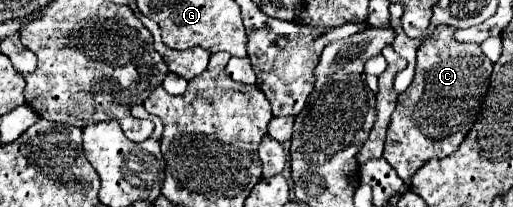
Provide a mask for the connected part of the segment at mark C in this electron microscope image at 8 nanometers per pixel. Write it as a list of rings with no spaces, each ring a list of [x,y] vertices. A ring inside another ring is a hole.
[[[439,26],[417,52],[417,70],[411,86],[399,94],[397,108],[385,138],[385,160],[411,186],[411,176],[431,158],[445,158],[459,148],[477,120],[493,64],[479,46],[453,42],[453,30]]]

